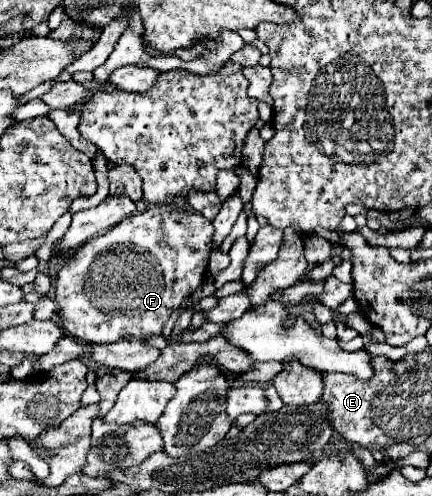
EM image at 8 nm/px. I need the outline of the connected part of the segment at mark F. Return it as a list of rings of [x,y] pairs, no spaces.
[[[157,204],[141,214],[133,214],[117,224],[103,236],[91,238],[73,256],[67,258],[57,276],[55,302],[59,308],[59,324],[75,338],[105,344],[123,336],[135,336],[139,340],[159,336],[165,322],[183,300],[193,294],[207,276],[207,262],[213,244],[213,224],[199,212],[161,210]]]

